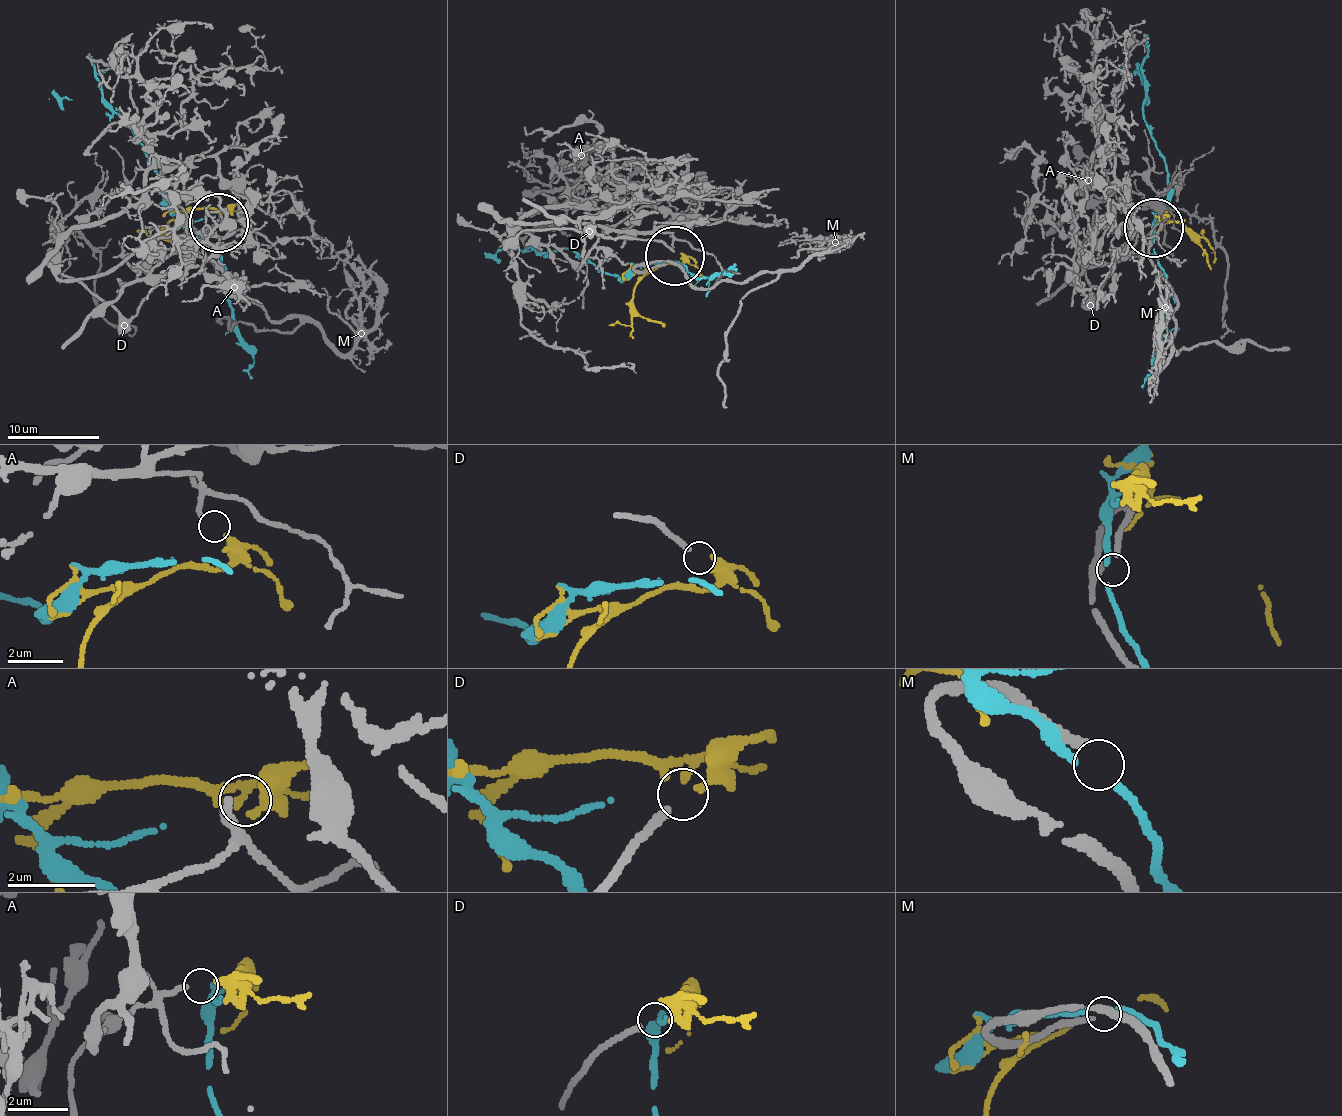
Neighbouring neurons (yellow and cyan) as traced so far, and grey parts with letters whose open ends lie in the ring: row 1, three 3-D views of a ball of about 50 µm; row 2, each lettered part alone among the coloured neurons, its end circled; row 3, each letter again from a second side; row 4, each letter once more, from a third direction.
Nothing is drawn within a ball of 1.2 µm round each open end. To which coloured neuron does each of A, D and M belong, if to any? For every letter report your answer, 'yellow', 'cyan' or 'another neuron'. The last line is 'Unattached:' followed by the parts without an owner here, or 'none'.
A: yellow
D: another neuron
M: another neuron
Unattached: D, M

